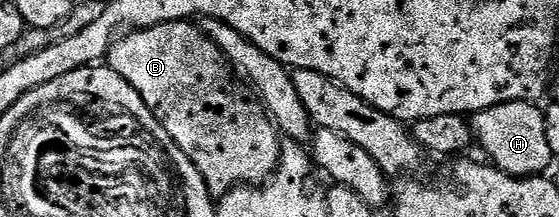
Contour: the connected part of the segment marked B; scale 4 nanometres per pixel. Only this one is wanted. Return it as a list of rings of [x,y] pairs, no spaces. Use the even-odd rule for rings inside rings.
[[[176,20],[127,31],[115,39],[108,53],[108,65],[144,98],[148,110],[152,110],[176,146],[180,146],[196,170],[200,170],[211,196],[221,198],[236,187],[257,186],[269,180],[278,169],[283,137],[270,119],[265,104],[249,83],[234,77],[231,61],[197,23]]]

